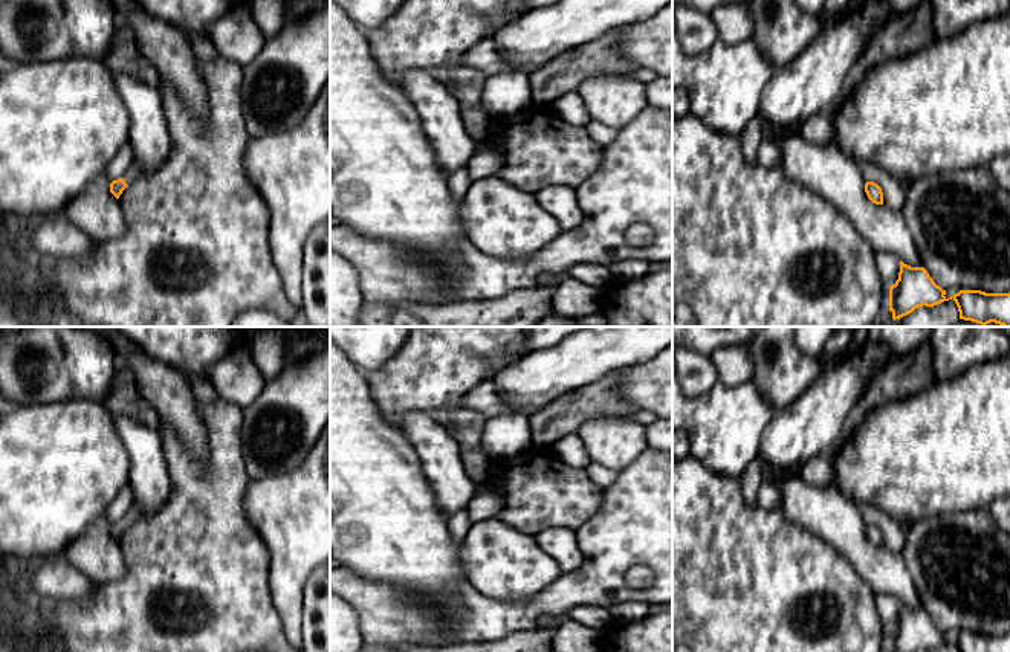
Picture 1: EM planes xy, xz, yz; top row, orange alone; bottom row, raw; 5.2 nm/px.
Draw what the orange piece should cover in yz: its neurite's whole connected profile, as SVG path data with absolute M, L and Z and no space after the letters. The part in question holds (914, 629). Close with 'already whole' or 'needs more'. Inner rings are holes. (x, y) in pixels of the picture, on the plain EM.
M900 603L898 621L889 629L889 652L934 649L953 641L958 652L1010 652L1010 635L960 632L946 640L946 632L934 625L924 609L911 609Z | already whole

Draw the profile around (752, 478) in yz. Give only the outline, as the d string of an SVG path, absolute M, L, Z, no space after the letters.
M759 458L753 460L740 478L741 478L744 502L746 505L753 507L758 490L762 481L766 479L764 463Z

